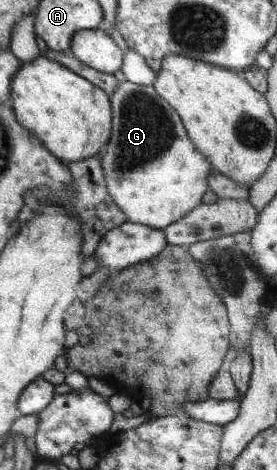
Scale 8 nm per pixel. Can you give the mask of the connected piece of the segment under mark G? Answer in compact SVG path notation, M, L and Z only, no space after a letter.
M120 82L115 92L110 94L110 101L112 132L100 154L108 194L127 216L127 223L163 231L202 203L203 195L209 191L210 162L187 140L188 134L179 120L180 116L173 112L153 86Z

